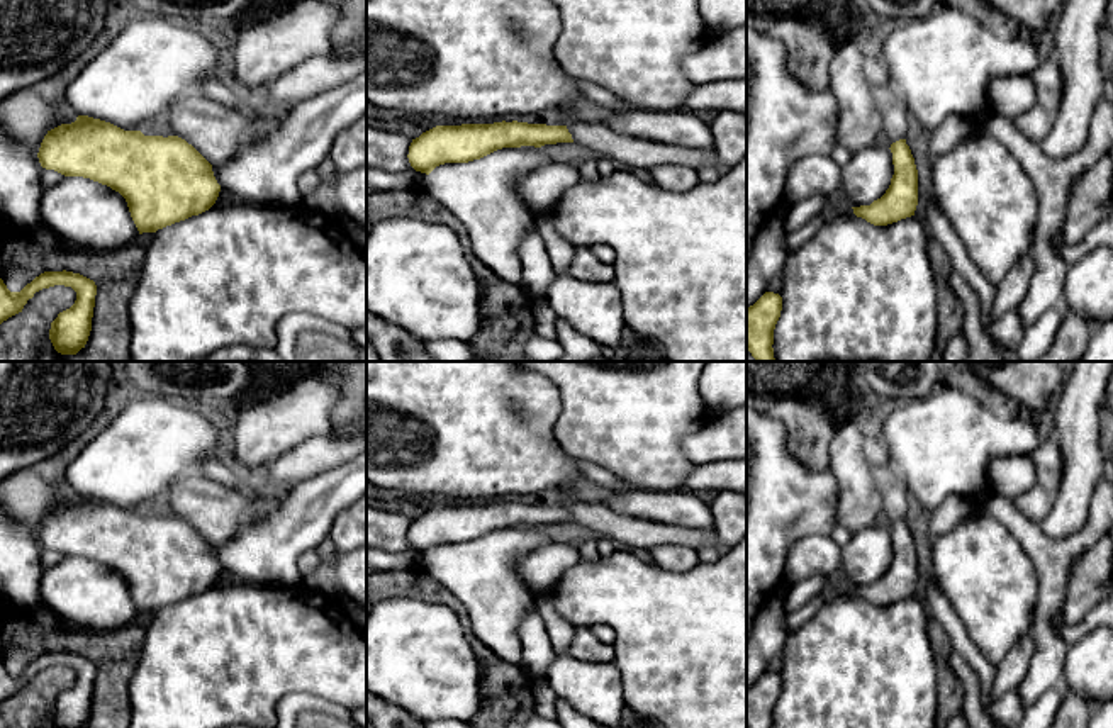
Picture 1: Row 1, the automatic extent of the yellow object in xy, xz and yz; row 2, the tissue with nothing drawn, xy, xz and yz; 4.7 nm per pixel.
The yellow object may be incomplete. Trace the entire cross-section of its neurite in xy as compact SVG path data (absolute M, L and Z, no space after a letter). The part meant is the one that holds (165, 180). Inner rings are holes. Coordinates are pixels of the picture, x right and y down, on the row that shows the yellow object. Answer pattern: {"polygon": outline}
{"polygon": "M200 92L178 98L165 114L173 131L168 137L78 115L75 122L48 131L37 153L39 163L64 176L83 176L110 187L126 199L139 234L156 232L209 210L221 192L212 168L231 160L243 144L273 132L282 120L261 107L243 112Z"}

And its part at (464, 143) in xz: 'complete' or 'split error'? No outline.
split error

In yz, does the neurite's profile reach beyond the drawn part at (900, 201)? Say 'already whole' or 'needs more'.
needs more

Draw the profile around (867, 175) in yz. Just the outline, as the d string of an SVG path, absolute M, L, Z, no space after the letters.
M877 143L852 154L842 166L842 188L853 207L881 199L894 175L892 153Z

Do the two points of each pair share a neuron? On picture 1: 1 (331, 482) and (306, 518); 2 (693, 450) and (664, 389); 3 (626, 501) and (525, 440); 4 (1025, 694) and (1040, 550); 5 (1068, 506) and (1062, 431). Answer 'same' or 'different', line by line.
1: same
2: different
3: different
4: same
5: same

